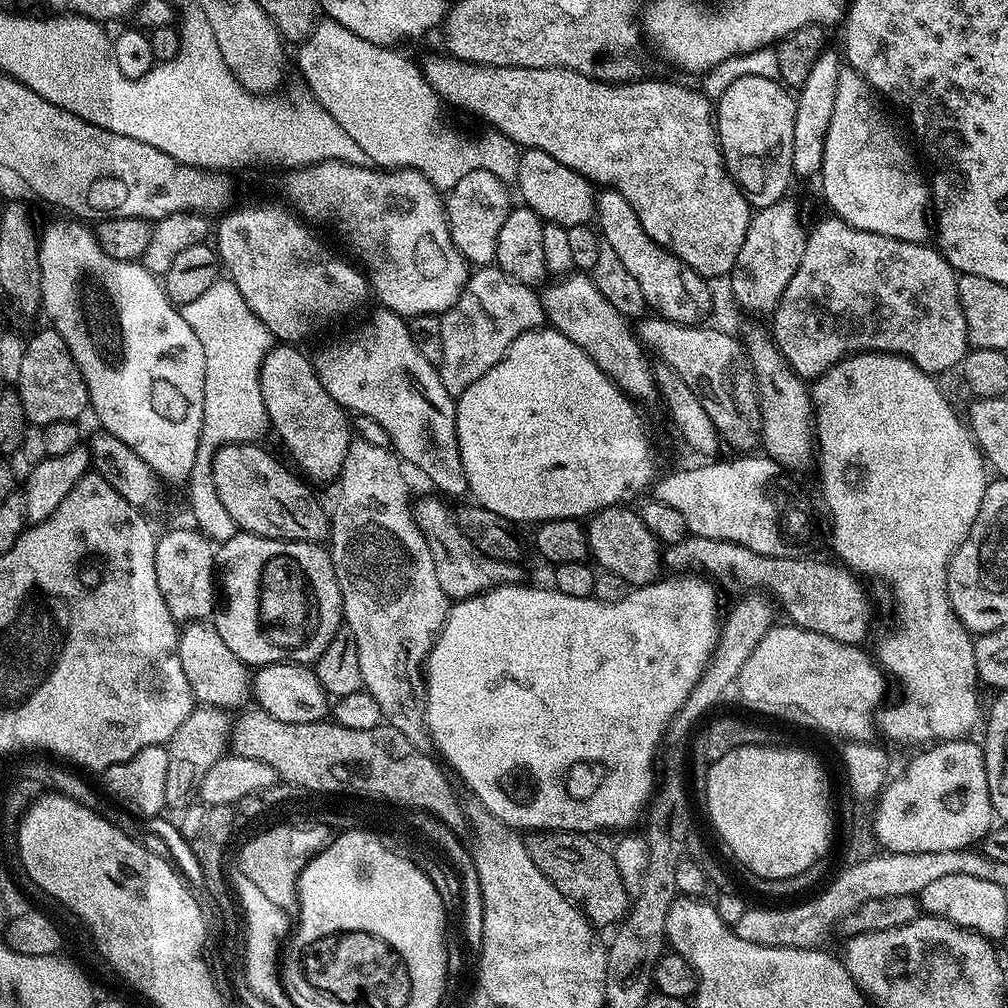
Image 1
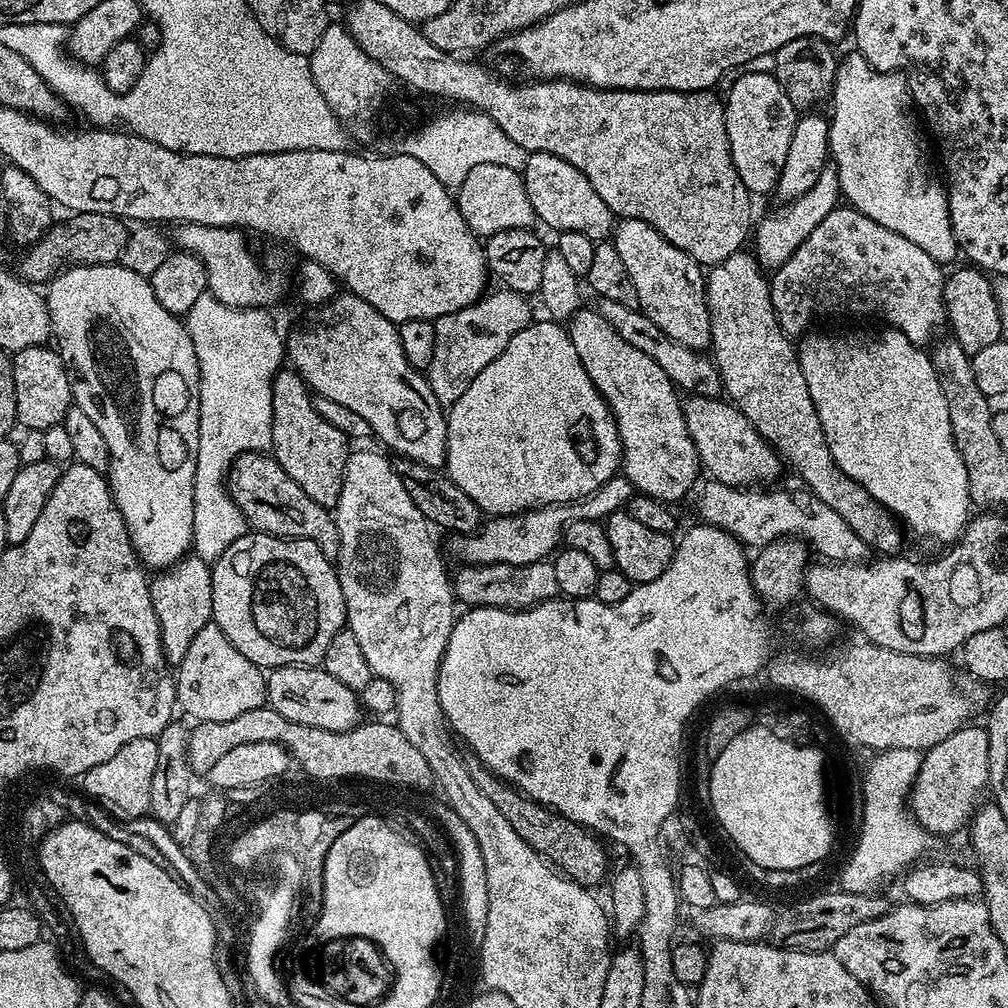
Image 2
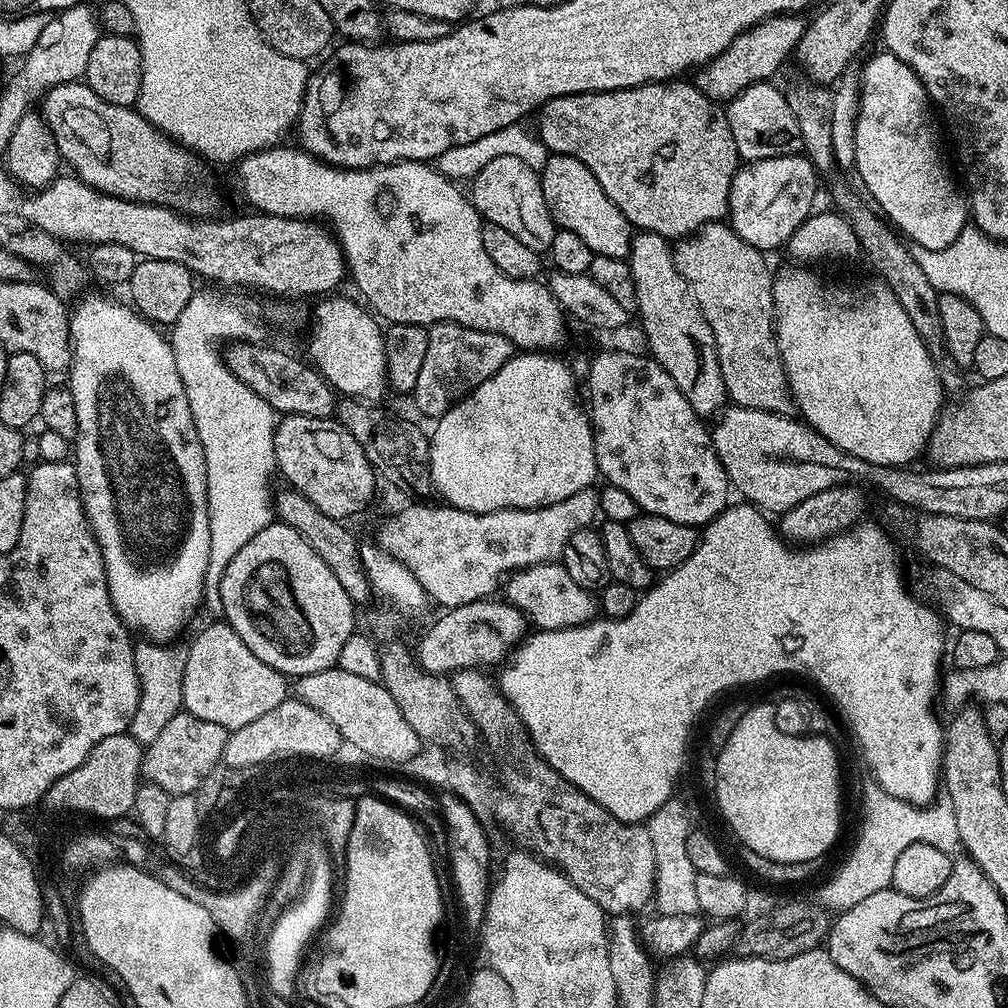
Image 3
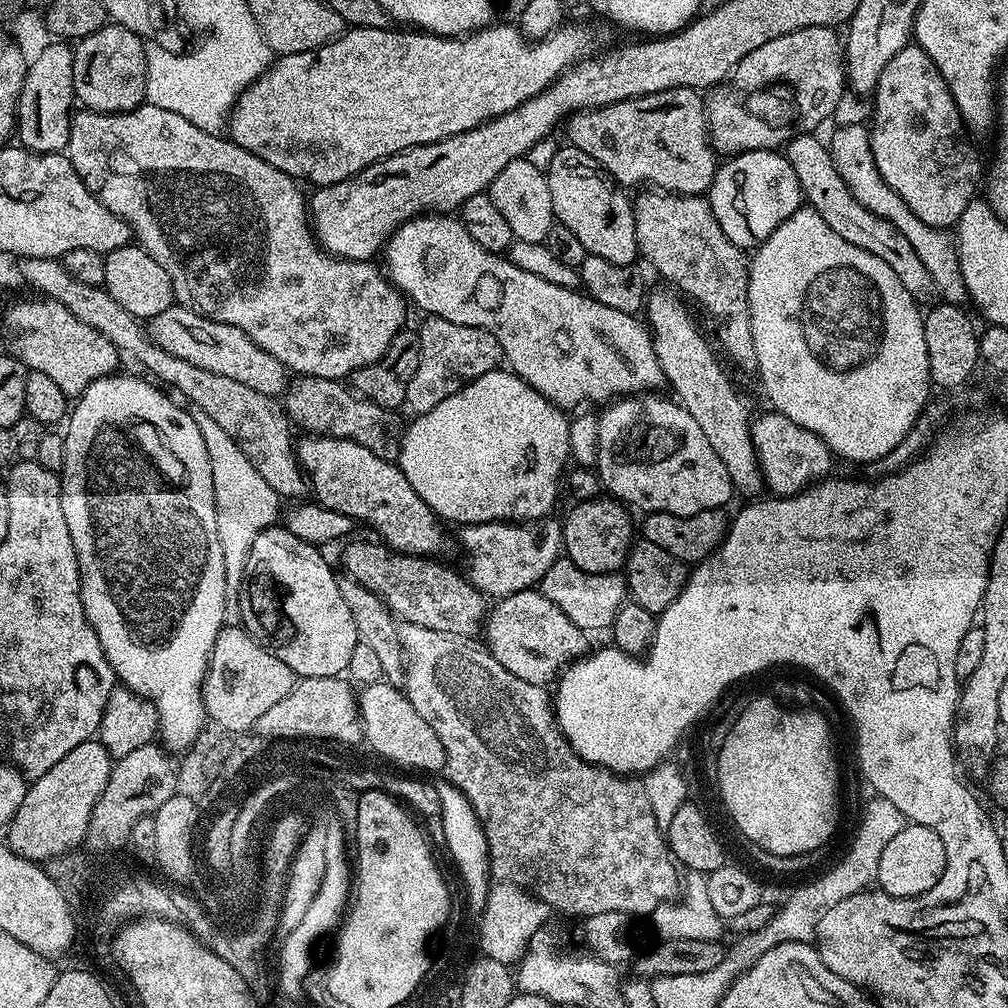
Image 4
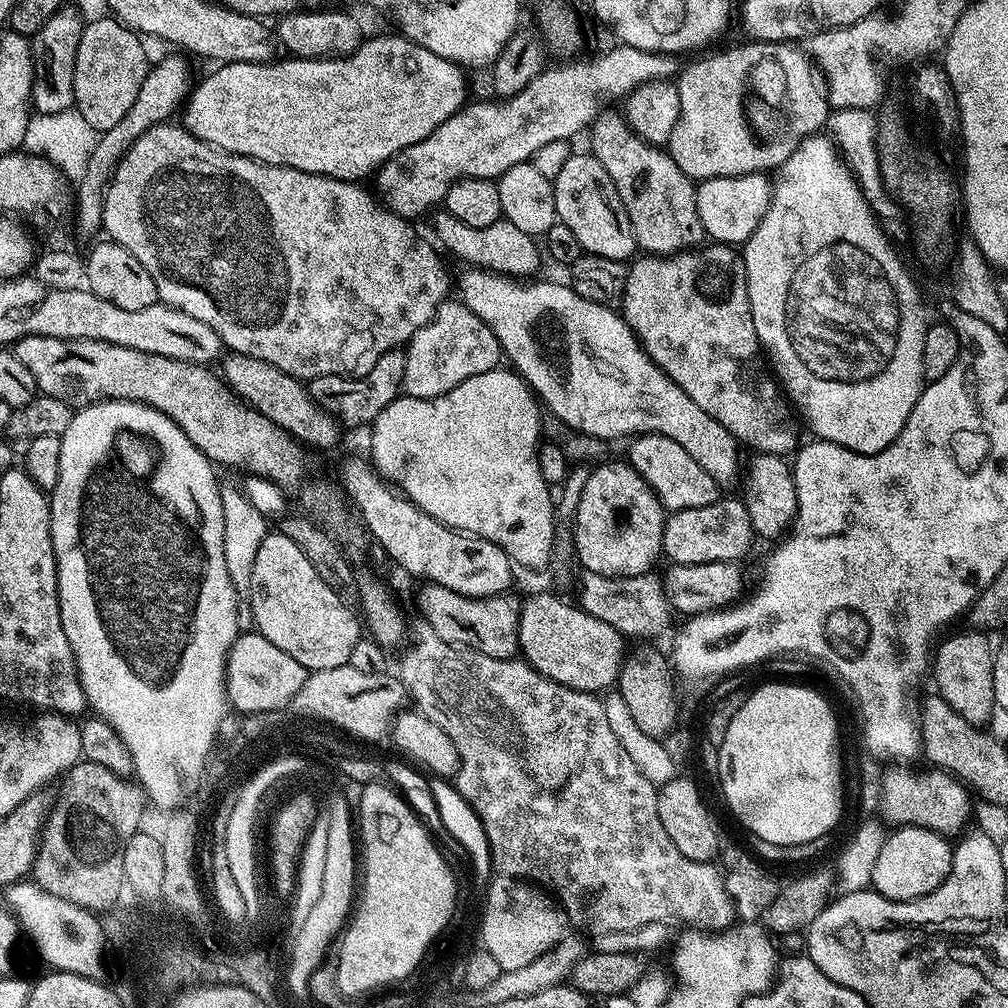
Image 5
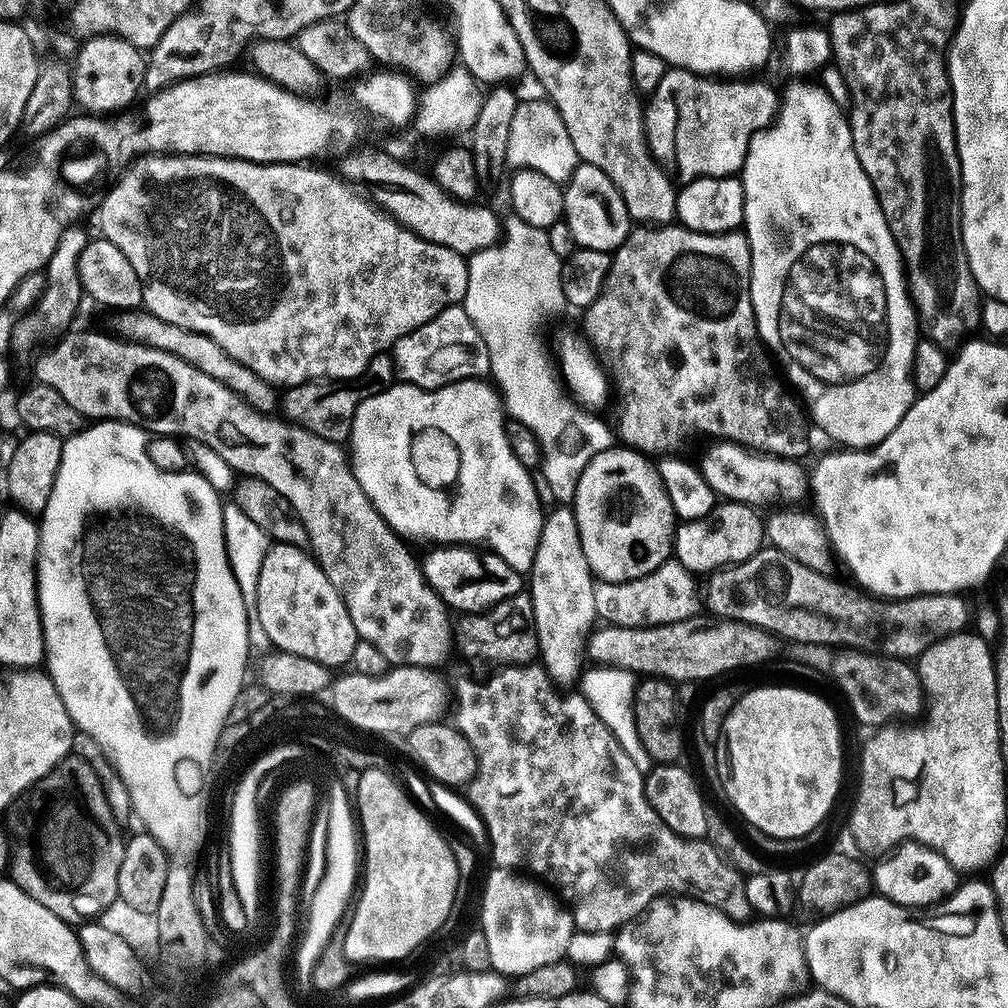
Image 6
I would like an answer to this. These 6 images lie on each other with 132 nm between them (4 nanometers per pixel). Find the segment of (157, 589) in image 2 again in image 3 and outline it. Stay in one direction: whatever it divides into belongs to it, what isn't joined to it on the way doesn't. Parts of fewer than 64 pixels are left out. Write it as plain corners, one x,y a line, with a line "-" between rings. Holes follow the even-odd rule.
140,642
135,645
134,666
138,670
140,697
138,710
132,719
130,734
140,744
147,746
162,734
166,722
182,711
184,695
182,678
186,670
187,647
180,642
-
144,643
144,644
140,644

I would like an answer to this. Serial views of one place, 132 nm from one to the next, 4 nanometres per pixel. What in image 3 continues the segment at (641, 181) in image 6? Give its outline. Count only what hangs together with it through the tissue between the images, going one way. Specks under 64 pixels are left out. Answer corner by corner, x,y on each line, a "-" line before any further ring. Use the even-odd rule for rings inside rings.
727,223
705,224
691,236
675,245
672,257
676,268
686,278
710,330
718,350
722,378
726,382
729,401
737,408
753,408
767,412
791,413
794,408
788,375
776,345
776,303
772,282
774,272
768,269
765,253
750,246

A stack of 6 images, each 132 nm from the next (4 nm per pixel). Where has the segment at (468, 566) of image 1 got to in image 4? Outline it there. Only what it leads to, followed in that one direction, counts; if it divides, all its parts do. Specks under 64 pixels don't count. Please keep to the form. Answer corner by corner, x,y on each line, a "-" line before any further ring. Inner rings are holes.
567,558
554,561
541,578
538,590
550,602
554,602
554,606
558,606
558,610
562,610
562,614
574,622
574,626
589,634
595,634
599,628
611,629
618,610
629,599
628,584
623,575
614,572
601,576
590,574
574,566
574,562

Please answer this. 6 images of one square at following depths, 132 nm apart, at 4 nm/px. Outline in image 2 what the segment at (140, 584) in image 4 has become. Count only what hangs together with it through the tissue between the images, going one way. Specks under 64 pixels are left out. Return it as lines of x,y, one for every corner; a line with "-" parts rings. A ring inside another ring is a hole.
120,263
95,264
86,266
77,264
66,268
52,277
46,288
48,313
52,323
52,335
58,345
58,351
65,368
72,377
72,398
74,404
81,408
98,426
99,433
105,439
108,448
110,467
106,472
108,486
112,490
112,500
118,506
130,534
130,542
136,551
136,557
148,570
163,570
177,564
182,557
189,555
194,534
194,470
198,458
198,422
200,421
200,371
198,358
194,354
194,342
190,338
185,321
179,316
172,316
158,298
154,298
152,281
134,270
126,270

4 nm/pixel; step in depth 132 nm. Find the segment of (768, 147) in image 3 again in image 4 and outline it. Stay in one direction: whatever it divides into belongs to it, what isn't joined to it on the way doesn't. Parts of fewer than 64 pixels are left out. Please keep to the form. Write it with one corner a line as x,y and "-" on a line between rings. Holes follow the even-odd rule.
801,134
786,145
788,161
790,166
794,166
794,174
798,174
800,190
807,207
813,208
818,218
822,218
822,222
826,222
826,226
830,226
830,230
834,230
834,234
838,234
845,242
862,246
862,250
870,250
870,254
882,258
882,262
886,262
886,266
890,266
890,270
898,274
902,286
906,286
910,298
914,298
917,304
931,305
938,296
934,280
927,276
926,267
918,258
914,247
910,246
910,241
890,221
875,216
854,198
850,187
835,169
829,145
818,137
816,134

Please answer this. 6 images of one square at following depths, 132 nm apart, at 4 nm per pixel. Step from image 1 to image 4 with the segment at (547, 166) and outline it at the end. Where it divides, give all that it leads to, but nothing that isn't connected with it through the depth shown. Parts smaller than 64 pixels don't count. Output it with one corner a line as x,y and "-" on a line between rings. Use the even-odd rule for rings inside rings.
560,146
546,169
546,175
555,223
568,227
582,241
582,246
586,246
589,256
606,258
606,262
615,264
637,263
633,201
629,193
608,175
608,171
597,160
577,148

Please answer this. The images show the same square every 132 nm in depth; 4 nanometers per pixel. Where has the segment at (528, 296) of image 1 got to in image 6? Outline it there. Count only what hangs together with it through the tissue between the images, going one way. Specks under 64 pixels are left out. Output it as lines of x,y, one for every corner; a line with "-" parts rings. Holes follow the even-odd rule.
463,306
442,310
430,318
426,326
418,326
418,330
406,334
390,349
390,355
396,363
397,377
405,384
425,390
441,388
459,380
484,378
490,373
490,354
486,350
486,342
482,342
482,334
478,334

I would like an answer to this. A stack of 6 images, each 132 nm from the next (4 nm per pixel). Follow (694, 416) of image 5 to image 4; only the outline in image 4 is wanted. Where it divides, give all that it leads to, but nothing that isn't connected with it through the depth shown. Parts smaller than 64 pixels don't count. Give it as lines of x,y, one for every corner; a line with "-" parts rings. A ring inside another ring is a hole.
425,214
416,216
413,220
407,220
401,228
392,233
392,236
382,249
383,256
385,264
383,264
383,267
386,269
388,279
391,280
393,286
399,292
404,293
405,297
415,307
417,304
424,311
424,314
446,318
446,322
458,322
458,326
474,326
494,334
494,338
498,338
498,346
507,367
515,372
517,376
521,376
534,390
538,390
538,394
542,394
551,404
557,404
559,408
572,410
571,408
575,404
580,404
583,400
589,400
592,404
604,406
617,398
637,394
652,394
665,387
666,381
662,374
662,366
658,366
658,354
654,354
652,333
641,321
641,325
639,324
639,319
636,316
622,314
622,310
610,310
610,306
602,306
602,302
598,302
593,296
587,295
583,291
554,286
554,282
546,282
546,278
538,278
538,274
526,274
526,270
518,270
518,266
514,266
512,261
503,255
490,250
482,250
482,246
478,246
478,242
474,242
474,238
470,238
470,233
466,231
466,226
455,215

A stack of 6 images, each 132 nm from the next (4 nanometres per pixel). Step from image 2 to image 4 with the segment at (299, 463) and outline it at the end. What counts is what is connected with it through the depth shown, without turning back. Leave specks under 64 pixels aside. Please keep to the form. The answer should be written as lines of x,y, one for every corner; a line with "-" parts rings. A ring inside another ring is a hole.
304,434
295,441
296,457
304,474
308,478
308,487
315,503
323,508
334,510
338,514
346,514
354,522
360,520
369,524
377,532
379,539
394,552
405,552
408,556
439,557
444,548
444,528
435,512
418,498
414,486
406,482
406,474
402,474
399,463
378,458
378,454
370,454
366,446
358,446
353,440
343,440
333,436
314,436

